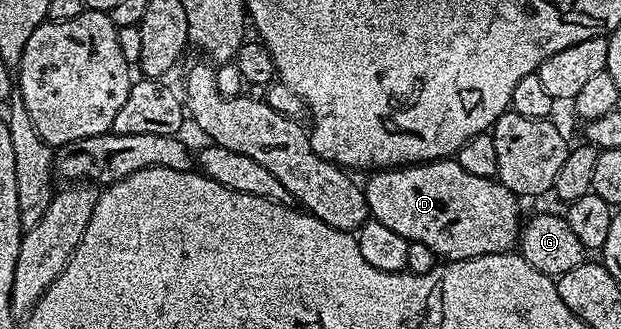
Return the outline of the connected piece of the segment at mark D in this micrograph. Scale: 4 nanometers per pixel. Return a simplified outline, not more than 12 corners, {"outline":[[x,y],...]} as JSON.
{"outline":[[457,158],[375,170],[370,218],[439,260],[509,252],[519,196]]}

